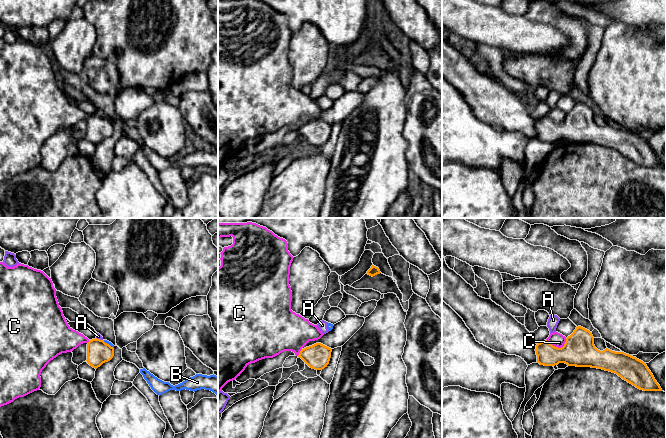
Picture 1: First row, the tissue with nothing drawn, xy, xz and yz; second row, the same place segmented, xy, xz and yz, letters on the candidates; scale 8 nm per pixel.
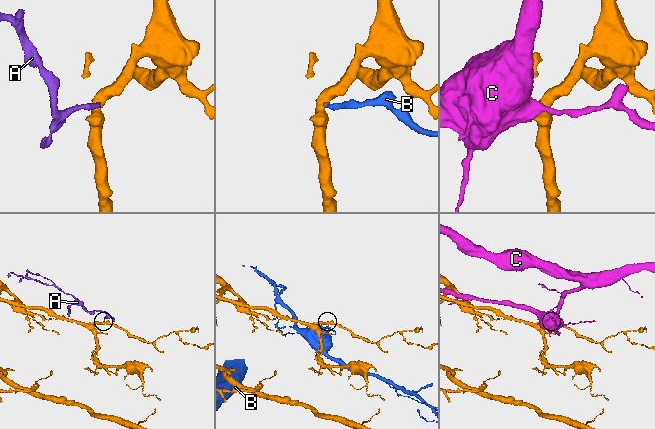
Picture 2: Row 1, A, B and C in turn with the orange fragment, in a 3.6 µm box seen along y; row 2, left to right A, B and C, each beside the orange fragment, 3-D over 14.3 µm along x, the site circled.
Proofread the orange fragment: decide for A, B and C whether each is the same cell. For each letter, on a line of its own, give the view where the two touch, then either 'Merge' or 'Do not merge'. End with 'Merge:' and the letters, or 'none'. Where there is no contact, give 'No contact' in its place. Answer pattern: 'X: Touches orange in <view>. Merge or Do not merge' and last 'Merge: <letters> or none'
A: Touches orange in xy. Do not merge
B: Touches orange in xy. Do not merge
C: Touches orange in yz. Do not merge
Merge: none

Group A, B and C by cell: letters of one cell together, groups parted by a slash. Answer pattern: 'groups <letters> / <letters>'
groups A B / C

